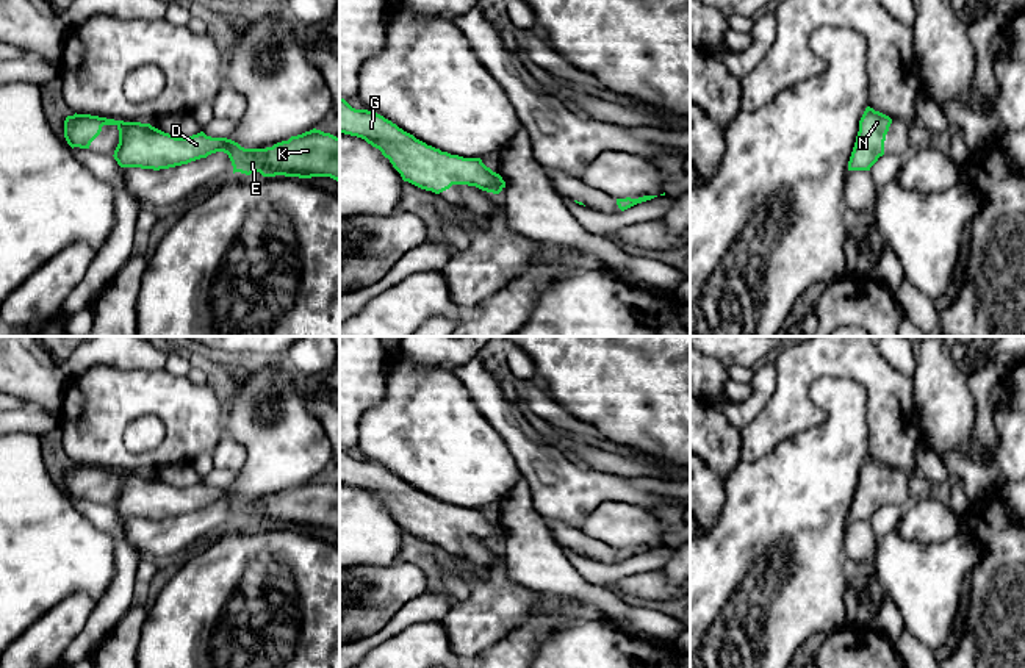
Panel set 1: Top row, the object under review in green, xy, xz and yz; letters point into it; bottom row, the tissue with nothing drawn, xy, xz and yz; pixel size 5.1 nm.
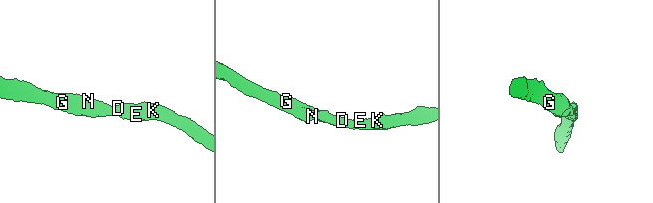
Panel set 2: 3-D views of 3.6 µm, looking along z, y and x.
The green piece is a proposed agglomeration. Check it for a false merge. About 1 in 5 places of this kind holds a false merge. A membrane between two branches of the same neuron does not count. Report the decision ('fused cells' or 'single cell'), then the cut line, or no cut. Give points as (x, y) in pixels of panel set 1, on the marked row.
single cell; no cut

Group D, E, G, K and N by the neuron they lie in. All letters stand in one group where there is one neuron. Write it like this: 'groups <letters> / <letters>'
groups D E G K N

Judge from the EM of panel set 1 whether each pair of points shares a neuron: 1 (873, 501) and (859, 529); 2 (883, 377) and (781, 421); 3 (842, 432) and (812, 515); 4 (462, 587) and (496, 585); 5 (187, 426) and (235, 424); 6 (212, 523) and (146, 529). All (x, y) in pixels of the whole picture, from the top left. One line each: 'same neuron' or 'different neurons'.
1: different neurons
2: same neuron
3: same neuron
4: different neurons
5: different neurons
6: same neuron

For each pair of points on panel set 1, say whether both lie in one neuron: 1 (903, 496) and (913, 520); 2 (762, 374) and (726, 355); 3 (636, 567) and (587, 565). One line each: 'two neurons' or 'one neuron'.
1: two neurons
2: two neurons
3: one neuron

